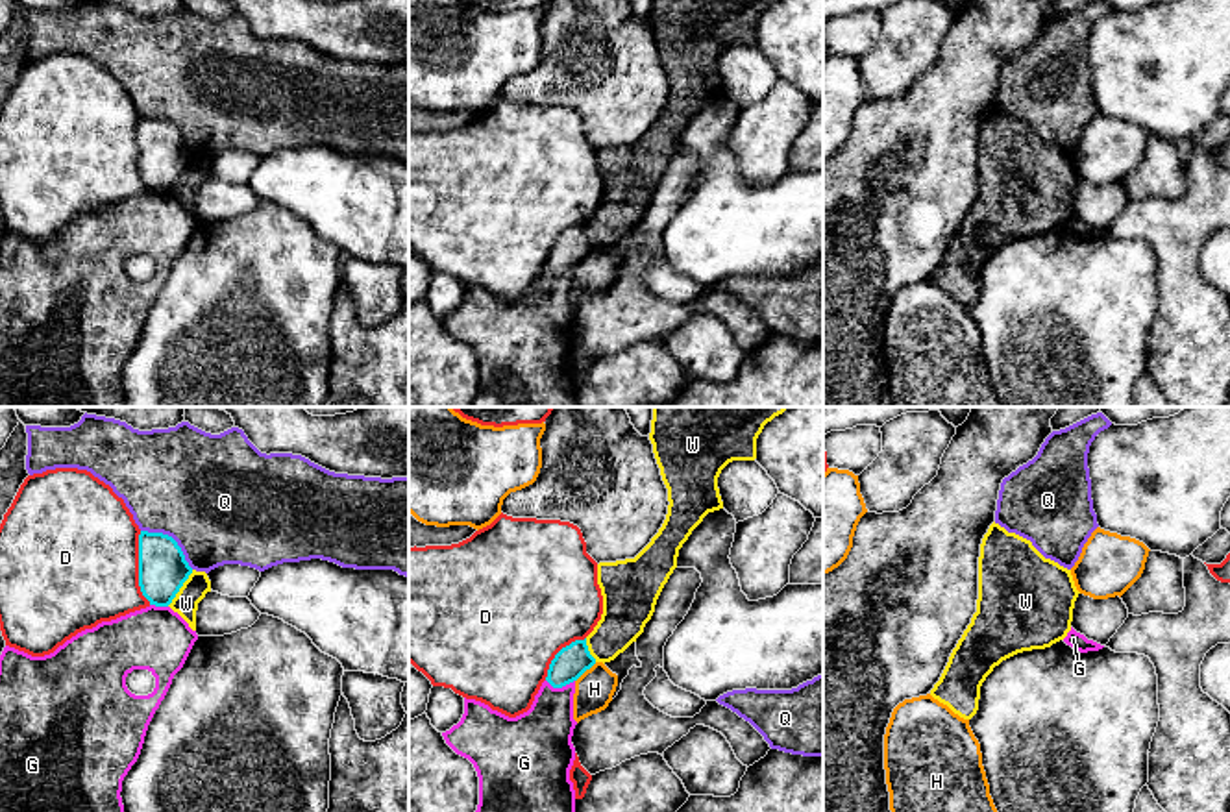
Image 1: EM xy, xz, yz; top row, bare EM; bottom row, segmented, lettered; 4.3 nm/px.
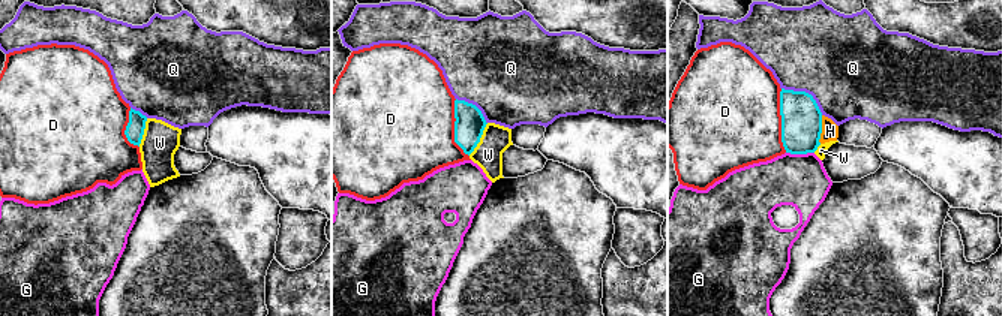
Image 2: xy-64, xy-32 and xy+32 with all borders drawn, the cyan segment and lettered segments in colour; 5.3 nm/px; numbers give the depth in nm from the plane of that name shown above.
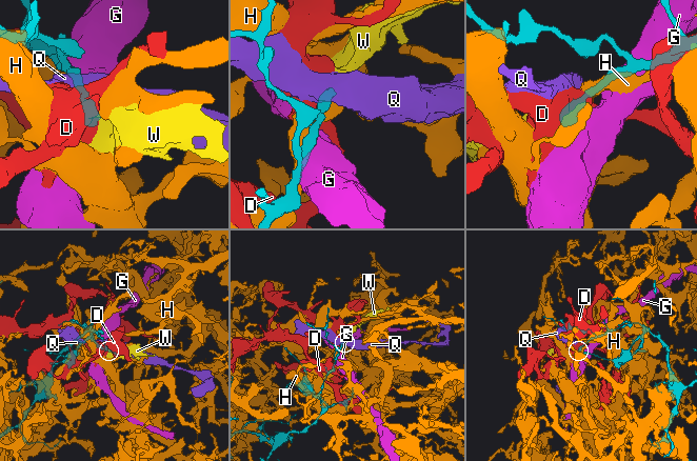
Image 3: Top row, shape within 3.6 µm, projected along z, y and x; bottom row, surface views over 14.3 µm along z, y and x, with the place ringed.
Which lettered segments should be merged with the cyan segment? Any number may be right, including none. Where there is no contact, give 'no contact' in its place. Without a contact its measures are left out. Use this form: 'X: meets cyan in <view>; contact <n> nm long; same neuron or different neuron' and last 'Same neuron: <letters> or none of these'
D: meets cyan in xy; contact 320 nm long; different neuron
G: meets cyan in xz; contact 130 nm long; different neuron
H: meets cyan in xz; contact 130 nm long; different neuron
Q: meets cyan in xy; contact 280 nm long; different neuron
W: meets cyan in xy; contact 200 nm long; different neuron
Same neuron: none of these

